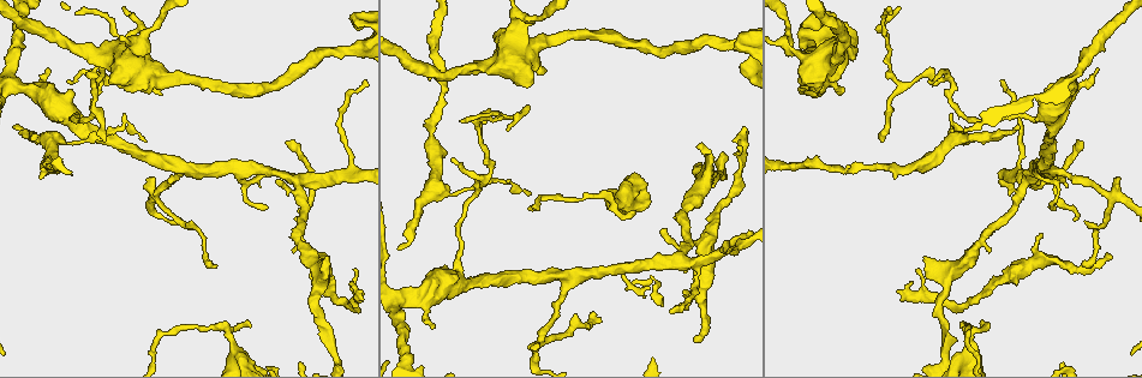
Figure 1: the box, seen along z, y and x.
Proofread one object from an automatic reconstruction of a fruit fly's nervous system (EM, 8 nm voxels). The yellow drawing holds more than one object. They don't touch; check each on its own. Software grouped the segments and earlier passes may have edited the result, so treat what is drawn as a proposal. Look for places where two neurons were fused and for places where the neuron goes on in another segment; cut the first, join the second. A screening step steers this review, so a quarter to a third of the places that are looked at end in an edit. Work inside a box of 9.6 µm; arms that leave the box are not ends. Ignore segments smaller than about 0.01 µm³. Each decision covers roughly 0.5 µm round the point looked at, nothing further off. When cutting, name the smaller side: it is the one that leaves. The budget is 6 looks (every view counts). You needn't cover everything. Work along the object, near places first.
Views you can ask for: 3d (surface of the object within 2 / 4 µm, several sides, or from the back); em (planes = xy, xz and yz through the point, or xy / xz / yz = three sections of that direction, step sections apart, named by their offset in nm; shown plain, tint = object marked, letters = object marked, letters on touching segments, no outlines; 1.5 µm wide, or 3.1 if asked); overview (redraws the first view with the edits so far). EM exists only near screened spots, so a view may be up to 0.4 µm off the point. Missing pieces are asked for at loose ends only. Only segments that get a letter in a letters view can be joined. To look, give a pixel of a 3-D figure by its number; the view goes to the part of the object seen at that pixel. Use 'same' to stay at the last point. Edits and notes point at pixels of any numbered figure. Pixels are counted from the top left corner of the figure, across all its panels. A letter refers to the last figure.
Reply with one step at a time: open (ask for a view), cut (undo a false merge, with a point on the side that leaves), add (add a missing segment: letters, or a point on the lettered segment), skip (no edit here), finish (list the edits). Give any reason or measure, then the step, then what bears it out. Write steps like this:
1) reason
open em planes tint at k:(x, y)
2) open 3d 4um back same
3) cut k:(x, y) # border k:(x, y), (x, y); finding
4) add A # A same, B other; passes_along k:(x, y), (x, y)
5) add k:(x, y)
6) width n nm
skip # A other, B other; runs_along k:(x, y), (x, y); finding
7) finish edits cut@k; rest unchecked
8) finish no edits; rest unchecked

calibre changes
open em planes letters at 1:(228, 329)

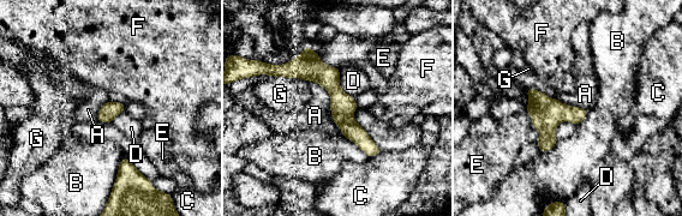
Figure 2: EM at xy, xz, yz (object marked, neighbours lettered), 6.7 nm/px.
skip # A other, B other, C other, D other, E other, F other, G other; border 2:(309, 80), (329, 94), (344, 134); one neuron here

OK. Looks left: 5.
branch stops here
open em xz step 8 letters at 1:(1108, 255)

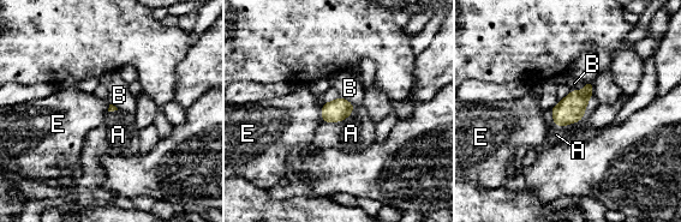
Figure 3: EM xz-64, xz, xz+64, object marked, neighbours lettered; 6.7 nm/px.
open em planes letters same

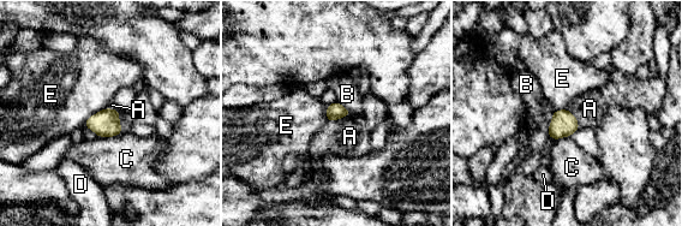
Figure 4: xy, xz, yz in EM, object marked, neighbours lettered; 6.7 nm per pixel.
longest_contact E 200 nm
add A # A same, B other, C other, D other, E other; passes_along 4:(335, 111), (337, 118), (350, 136); it goes on there

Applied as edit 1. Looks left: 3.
finish edits add@4; rest unchecked

